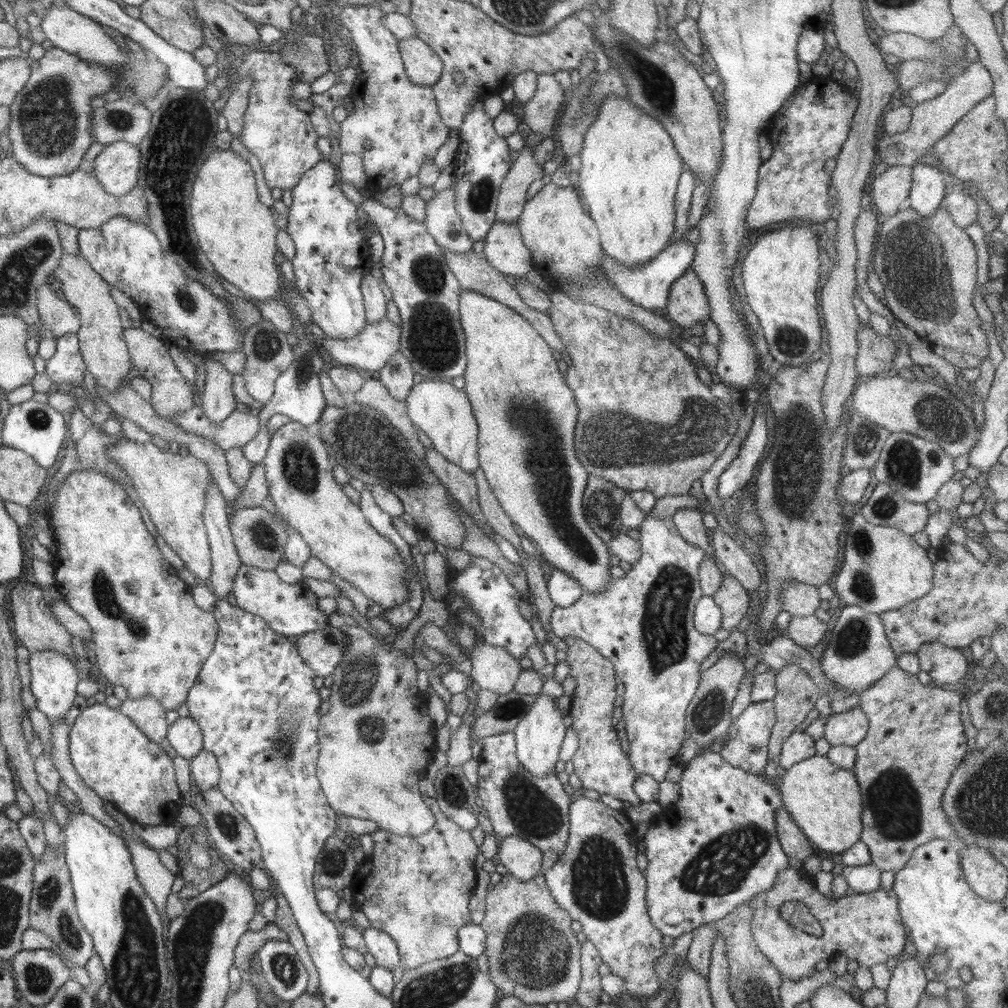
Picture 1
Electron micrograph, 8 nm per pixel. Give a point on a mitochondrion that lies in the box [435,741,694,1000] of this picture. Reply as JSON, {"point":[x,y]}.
{"point":[535,952]}

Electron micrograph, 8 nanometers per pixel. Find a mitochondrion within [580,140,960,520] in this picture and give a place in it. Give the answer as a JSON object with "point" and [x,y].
{"point":[919,279]}

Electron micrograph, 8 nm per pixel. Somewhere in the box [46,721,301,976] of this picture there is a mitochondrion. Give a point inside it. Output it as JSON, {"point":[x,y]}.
{"point":[68,934]}

